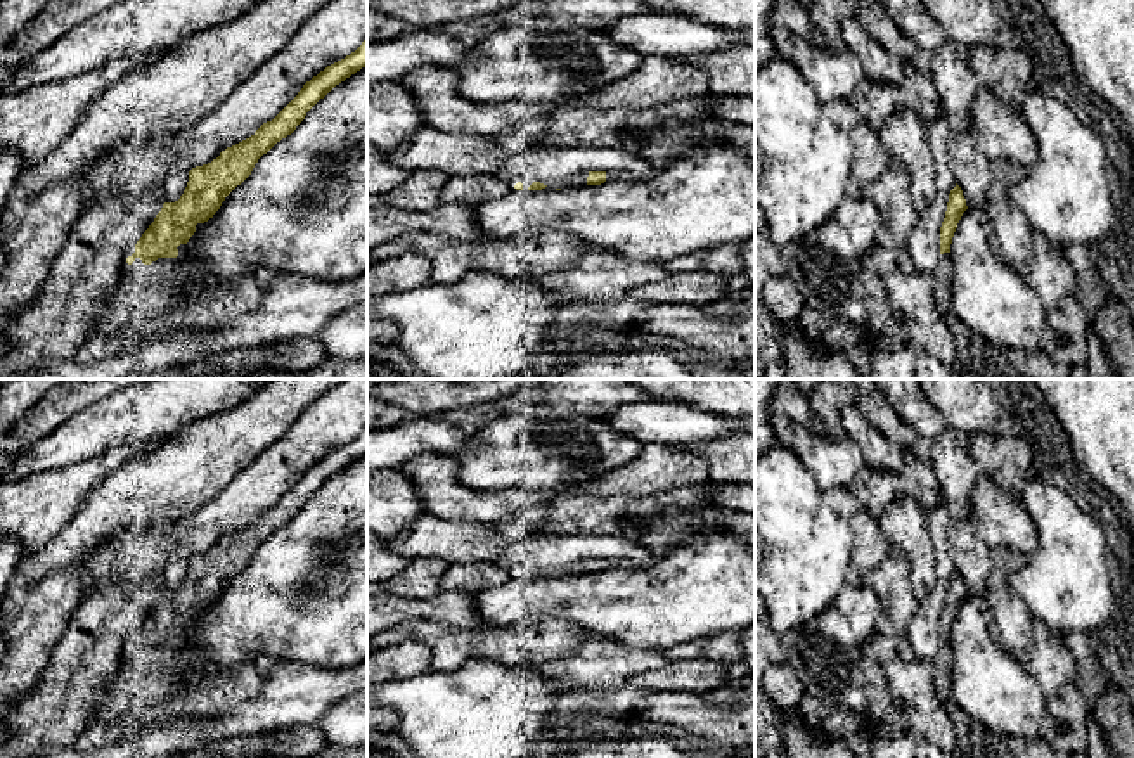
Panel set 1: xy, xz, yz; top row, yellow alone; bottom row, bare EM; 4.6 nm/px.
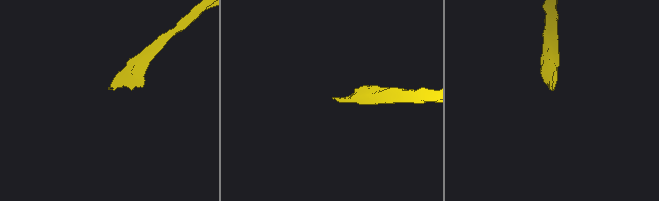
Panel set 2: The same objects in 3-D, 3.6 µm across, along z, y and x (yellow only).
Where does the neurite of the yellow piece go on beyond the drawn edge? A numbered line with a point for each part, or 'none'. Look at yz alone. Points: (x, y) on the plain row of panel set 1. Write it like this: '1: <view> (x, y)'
1: yz (972, 739)

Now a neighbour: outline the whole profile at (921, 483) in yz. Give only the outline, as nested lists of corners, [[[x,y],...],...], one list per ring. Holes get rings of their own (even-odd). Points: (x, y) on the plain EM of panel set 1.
[[[909,448],[902,450],[905,493],[918,500],[928,514],[944,504],[937,476],[930,462],[919,460]]]

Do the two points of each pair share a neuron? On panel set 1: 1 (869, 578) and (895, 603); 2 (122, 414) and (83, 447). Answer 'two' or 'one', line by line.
1: one
2: one

